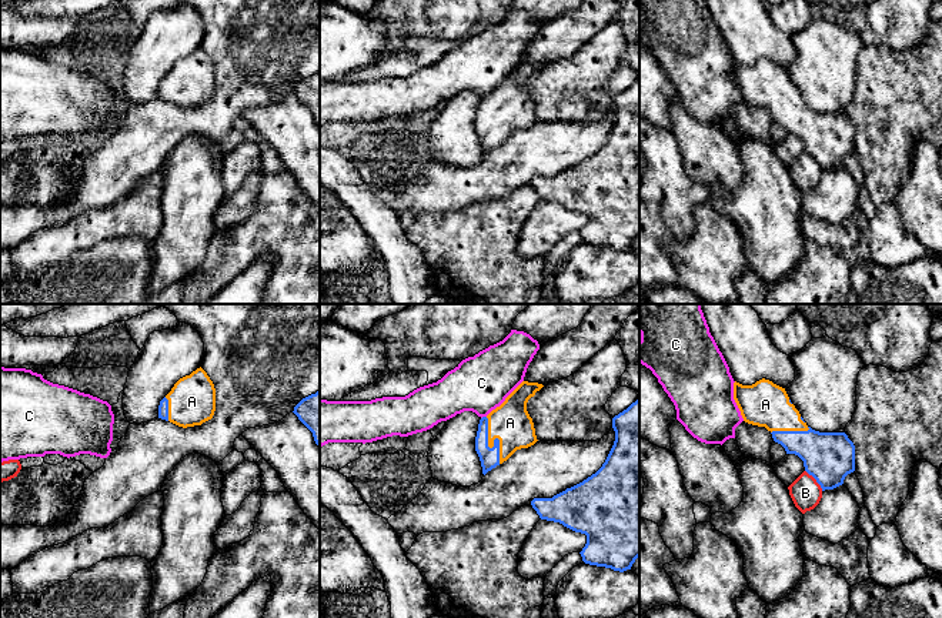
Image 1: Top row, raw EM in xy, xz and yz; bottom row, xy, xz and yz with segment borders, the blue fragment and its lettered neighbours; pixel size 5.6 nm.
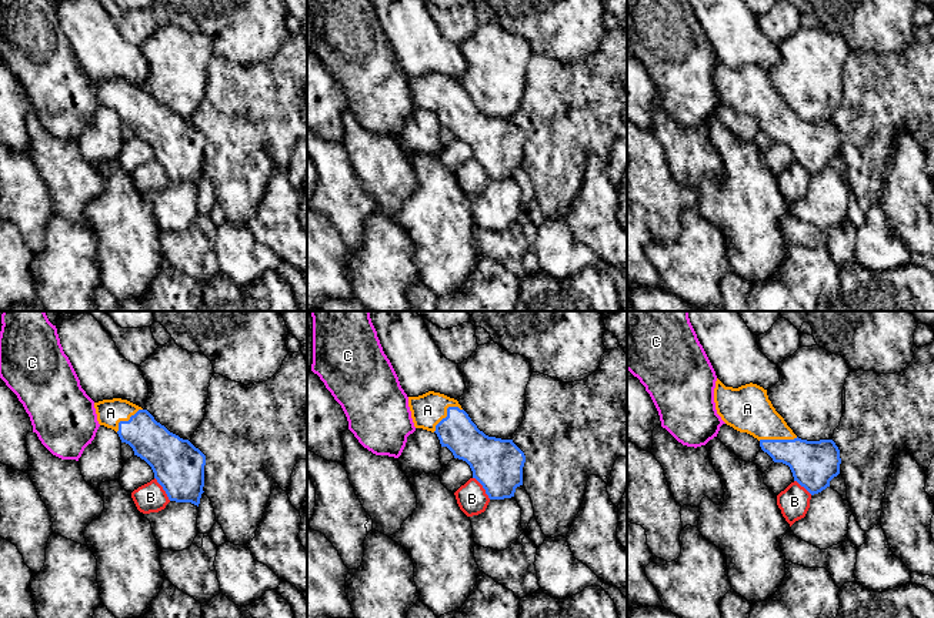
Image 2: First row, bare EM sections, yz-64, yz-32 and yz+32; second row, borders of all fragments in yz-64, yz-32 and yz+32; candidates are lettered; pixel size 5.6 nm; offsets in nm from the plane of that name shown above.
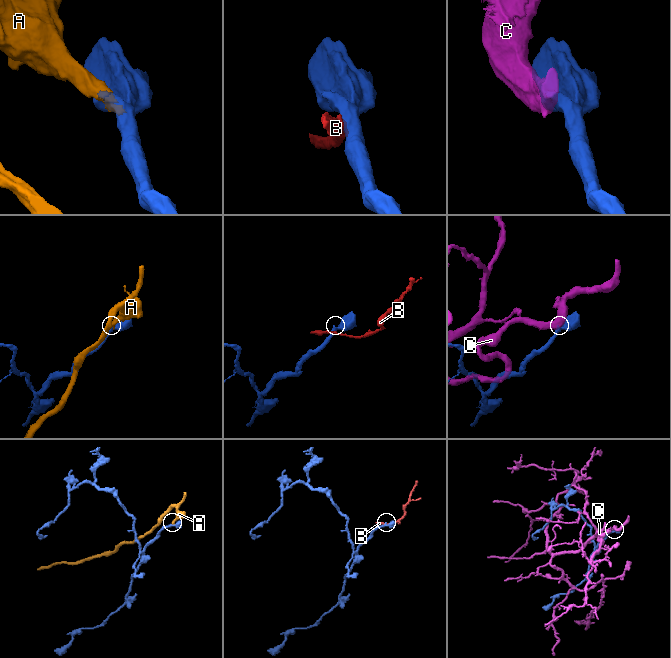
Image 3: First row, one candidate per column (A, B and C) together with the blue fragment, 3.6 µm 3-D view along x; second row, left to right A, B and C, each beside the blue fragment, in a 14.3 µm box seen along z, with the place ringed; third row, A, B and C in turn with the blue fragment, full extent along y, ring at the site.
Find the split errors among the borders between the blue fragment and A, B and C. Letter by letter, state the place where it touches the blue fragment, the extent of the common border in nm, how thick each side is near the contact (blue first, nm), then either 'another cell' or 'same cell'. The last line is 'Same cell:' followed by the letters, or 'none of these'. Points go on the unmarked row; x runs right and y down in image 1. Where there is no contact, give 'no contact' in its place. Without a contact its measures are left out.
A: contact xz (494, 126); length 280 nm; calibres 110 and 220 nm; same cell
B: contact yz (815, 159); length 160 nm; calibres 280 and 170 nm; another cell
C: contact xz (483, 97); length 40 nm; calibres 110 and 320 nm; another cell
Same cell: A

